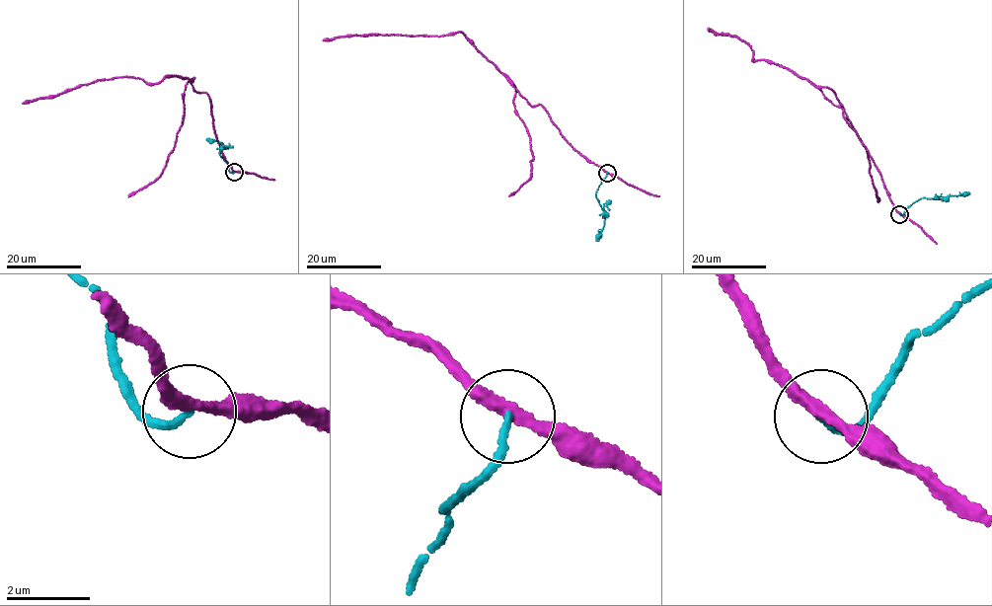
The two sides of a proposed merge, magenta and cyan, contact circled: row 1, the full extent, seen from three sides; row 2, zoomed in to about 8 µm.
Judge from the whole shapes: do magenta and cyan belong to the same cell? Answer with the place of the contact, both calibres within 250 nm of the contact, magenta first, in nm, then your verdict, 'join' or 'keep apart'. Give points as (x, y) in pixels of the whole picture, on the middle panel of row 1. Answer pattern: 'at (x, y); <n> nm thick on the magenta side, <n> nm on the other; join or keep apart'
at (607, 173); 280 nm thick on the magenta side, 160 nm on the other; keep apart

